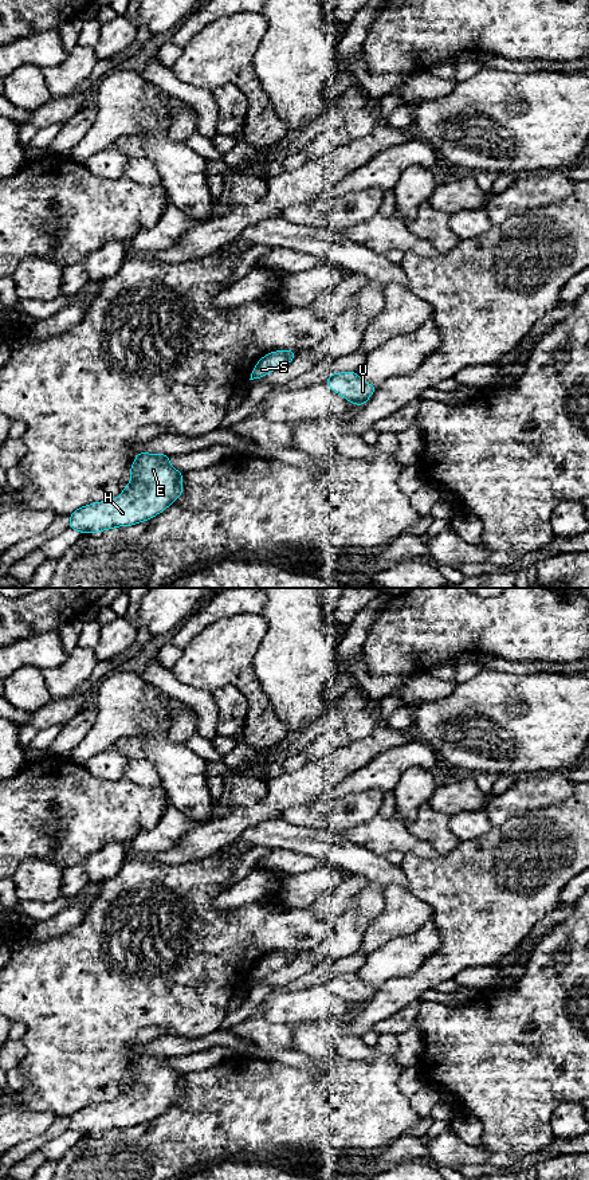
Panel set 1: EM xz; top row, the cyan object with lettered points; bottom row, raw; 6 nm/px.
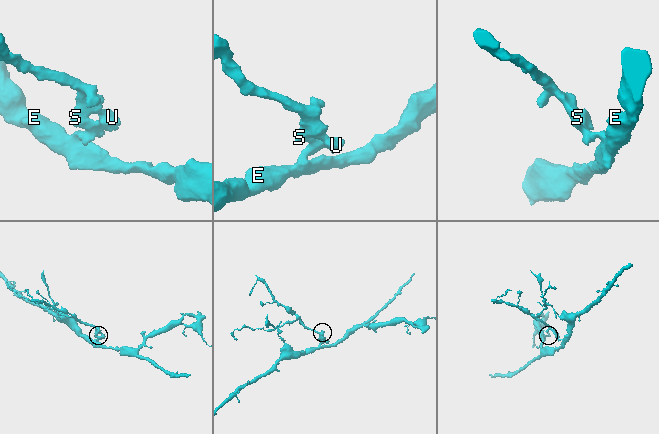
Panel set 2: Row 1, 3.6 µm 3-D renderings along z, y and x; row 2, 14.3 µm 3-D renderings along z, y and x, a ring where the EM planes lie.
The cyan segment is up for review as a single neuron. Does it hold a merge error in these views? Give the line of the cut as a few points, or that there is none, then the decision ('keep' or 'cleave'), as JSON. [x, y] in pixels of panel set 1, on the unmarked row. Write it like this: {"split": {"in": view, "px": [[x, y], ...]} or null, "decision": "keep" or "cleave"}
{"split": {"in": "xz", "px": [[275, 952], [294, 953]]}, "decision": "cleave"}

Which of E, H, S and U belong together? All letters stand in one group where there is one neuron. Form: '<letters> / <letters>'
E H S / U

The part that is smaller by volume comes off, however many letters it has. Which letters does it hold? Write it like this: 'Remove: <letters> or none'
Remove: U

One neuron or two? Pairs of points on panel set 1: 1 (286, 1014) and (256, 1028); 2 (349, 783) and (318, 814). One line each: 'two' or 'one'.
1: two
2: two

